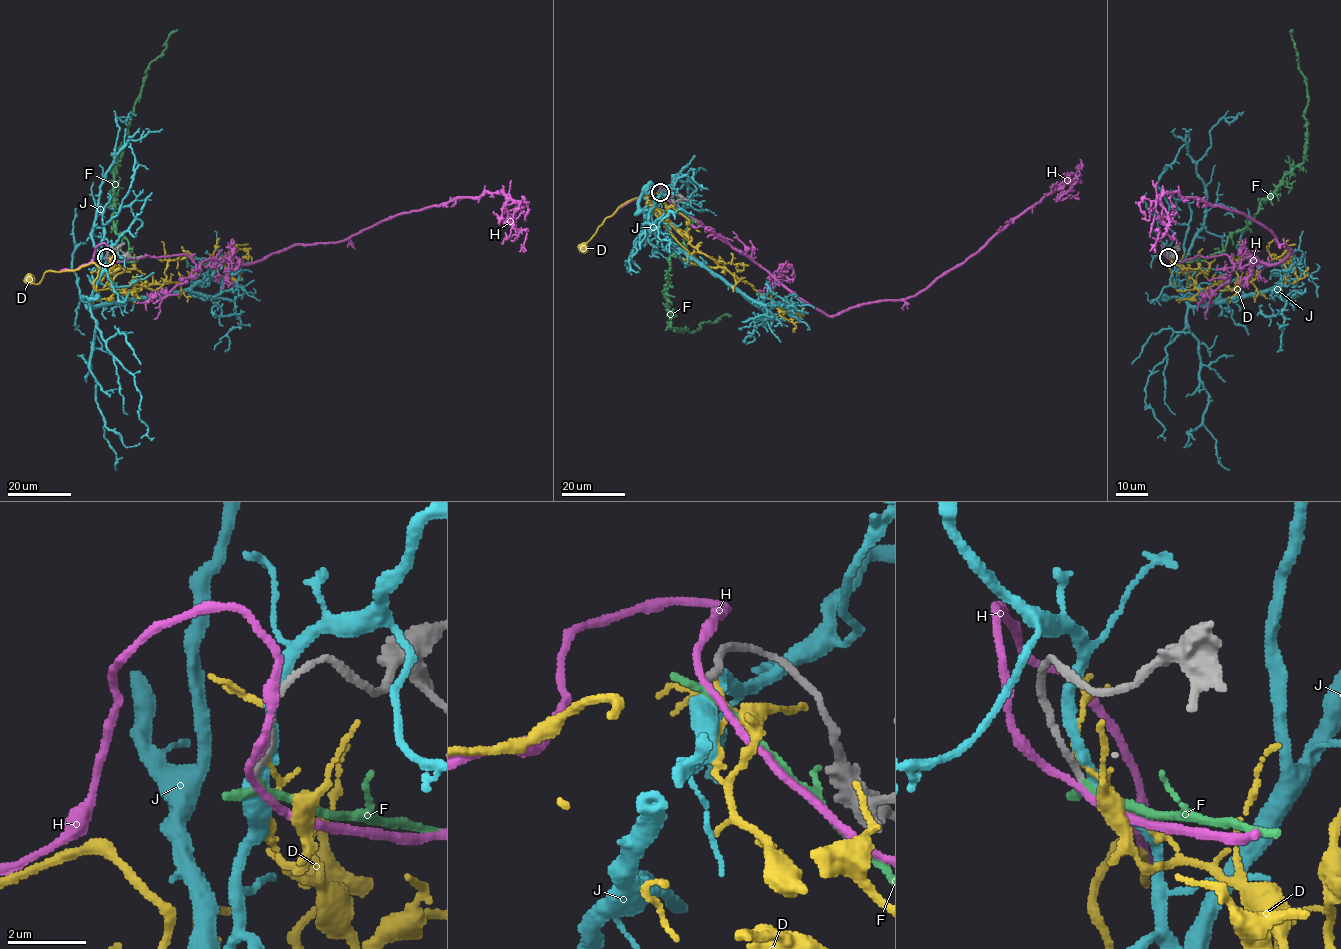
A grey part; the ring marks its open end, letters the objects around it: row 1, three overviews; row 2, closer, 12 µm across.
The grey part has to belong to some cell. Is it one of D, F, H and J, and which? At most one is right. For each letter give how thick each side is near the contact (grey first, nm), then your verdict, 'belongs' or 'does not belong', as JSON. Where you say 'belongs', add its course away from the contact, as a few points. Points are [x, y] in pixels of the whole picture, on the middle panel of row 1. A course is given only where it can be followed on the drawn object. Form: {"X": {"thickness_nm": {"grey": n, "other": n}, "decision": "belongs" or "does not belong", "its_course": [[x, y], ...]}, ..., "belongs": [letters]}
{"D": {"thickness_nm": {"grey": 200, "other": 90}, "decision": "does not belong"}, "F": {"thickness_nm": {"grey": 160, "other": 240}, "decision": "does not belong"}, "H": {"thickness_nm": {"grey": 170, "other": 170}, "decision": "does not belong"}, "J": {"thickness_nm": {"grey": 200, "other": 280}, "decision": "does not belong"}, "belongs": []}

